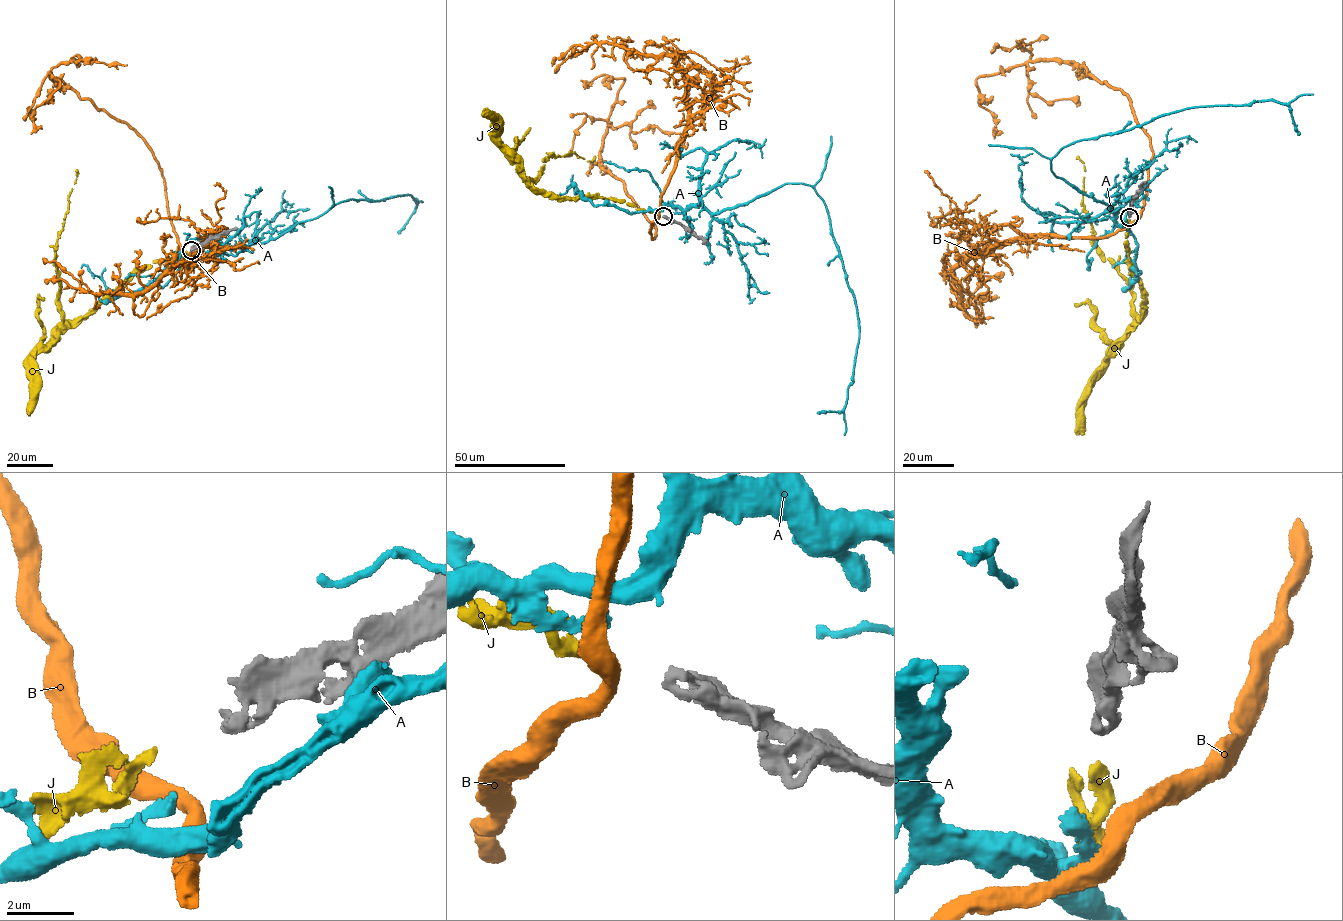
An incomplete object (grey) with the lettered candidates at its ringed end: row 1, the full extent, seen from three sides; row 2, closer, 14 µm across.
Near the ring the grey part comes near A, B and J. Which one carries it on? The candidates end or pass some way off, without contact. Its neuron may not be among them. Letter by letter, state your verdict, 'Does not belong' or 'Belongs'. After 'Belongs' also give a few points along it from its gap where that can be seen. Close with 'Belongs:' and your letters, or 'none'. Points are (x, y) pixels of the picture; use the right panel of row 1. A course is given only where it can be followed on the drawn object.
A: Does not belong
B: Does not belong
J: Belongs. Its course: (1129, 219), (1130, 233), (1125, 242), (1146, 308), (1097, 371), (1090, 392), (1082, 403), (1080, 424)
Belongs: J

